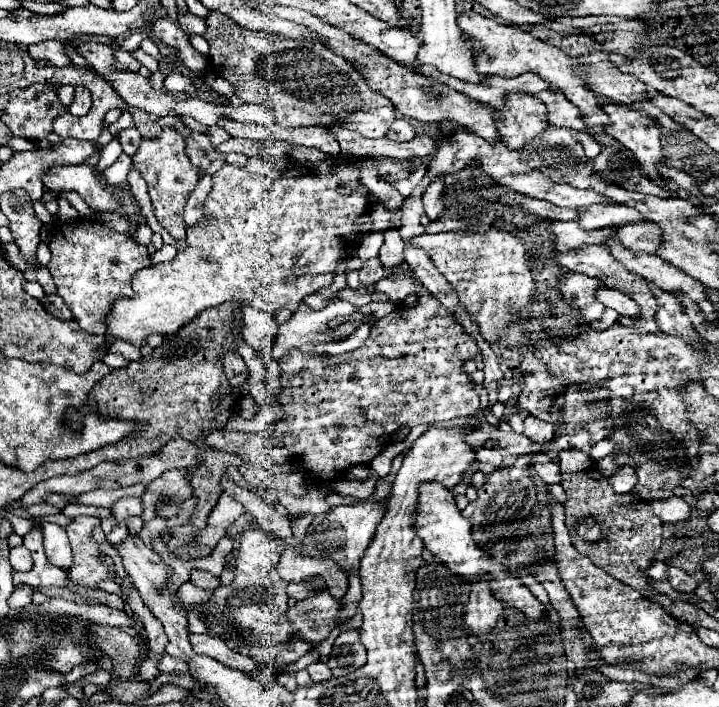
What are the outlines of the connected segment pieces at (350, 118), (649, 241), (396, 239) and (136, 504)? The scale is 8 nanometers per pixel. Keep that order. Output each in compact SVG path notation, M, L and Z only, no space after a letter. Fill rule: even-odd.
M215 11L207 17L207 33L203 37L211 47L209 61L215 73L227 79L235 87L235 95L239 95L245 103L255 103L271 109L277 117L277 125L281 127L299 127L299 125L321 125L325 129L345 127L351 131L359 131L363 137L379 139L385 137L389 125L397 119L393 103L379 91L373 91L369 83L361 77L361 73L347 59L335 55L323 43L293 41L279 37L275 33L249 31L237 25L233 19Z
M643 221L635 225L617 225L617 233L621 245L633 253L657 255L657 249L663 243L663 231L653 221Z
M387 229L383 235L385 235L385 243L379 251L379 259L385 267L385 273L389 275L395 269L395 265L403 261L403 241L401 241L397 229Z
M123 497L111 507L111 517L117 525L125 525L131 517L139 517L143 513L143 503L137 497Z

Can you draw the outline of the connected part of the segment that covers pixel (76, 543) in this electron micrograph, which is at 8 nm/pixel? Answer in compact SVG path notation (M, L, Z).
M77 517L73 519L65 531L73 549L73 565L69 569L69 577L75 585L85 589L99 589L99 581L113 579L109 567L103 563L105 553L93 539L93 531L99 529L101 521L97 517Z

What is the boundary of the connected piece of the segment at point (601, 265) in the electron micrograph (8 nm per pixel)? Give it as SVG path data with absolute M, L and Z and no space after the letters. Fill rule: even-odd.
M587 245L579 251L571 251L567 255L557 255L557 259L563 267L567 267L573 273L583 273L583 275L589 275L589 277L597 277L605 283L605 287L613 287L613 289L619 289L619 291L627 293L633 301L639 303L641 317L643 319L653 319L653 315L657 311L657 299L653 297L653 293L649 289L649 281L645 281L641 275L625 269L621 261L617 261L615 257L612 257L611 249L607 245Z

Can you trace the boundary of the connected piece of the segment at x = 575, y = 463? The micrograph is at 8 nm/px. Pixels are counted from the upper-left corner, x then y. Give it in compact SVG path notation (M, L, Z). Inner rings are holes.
M572 449L569 452L559 454L560 473L573 473L575 469L583 469L589 465L590 456L588 453Z

